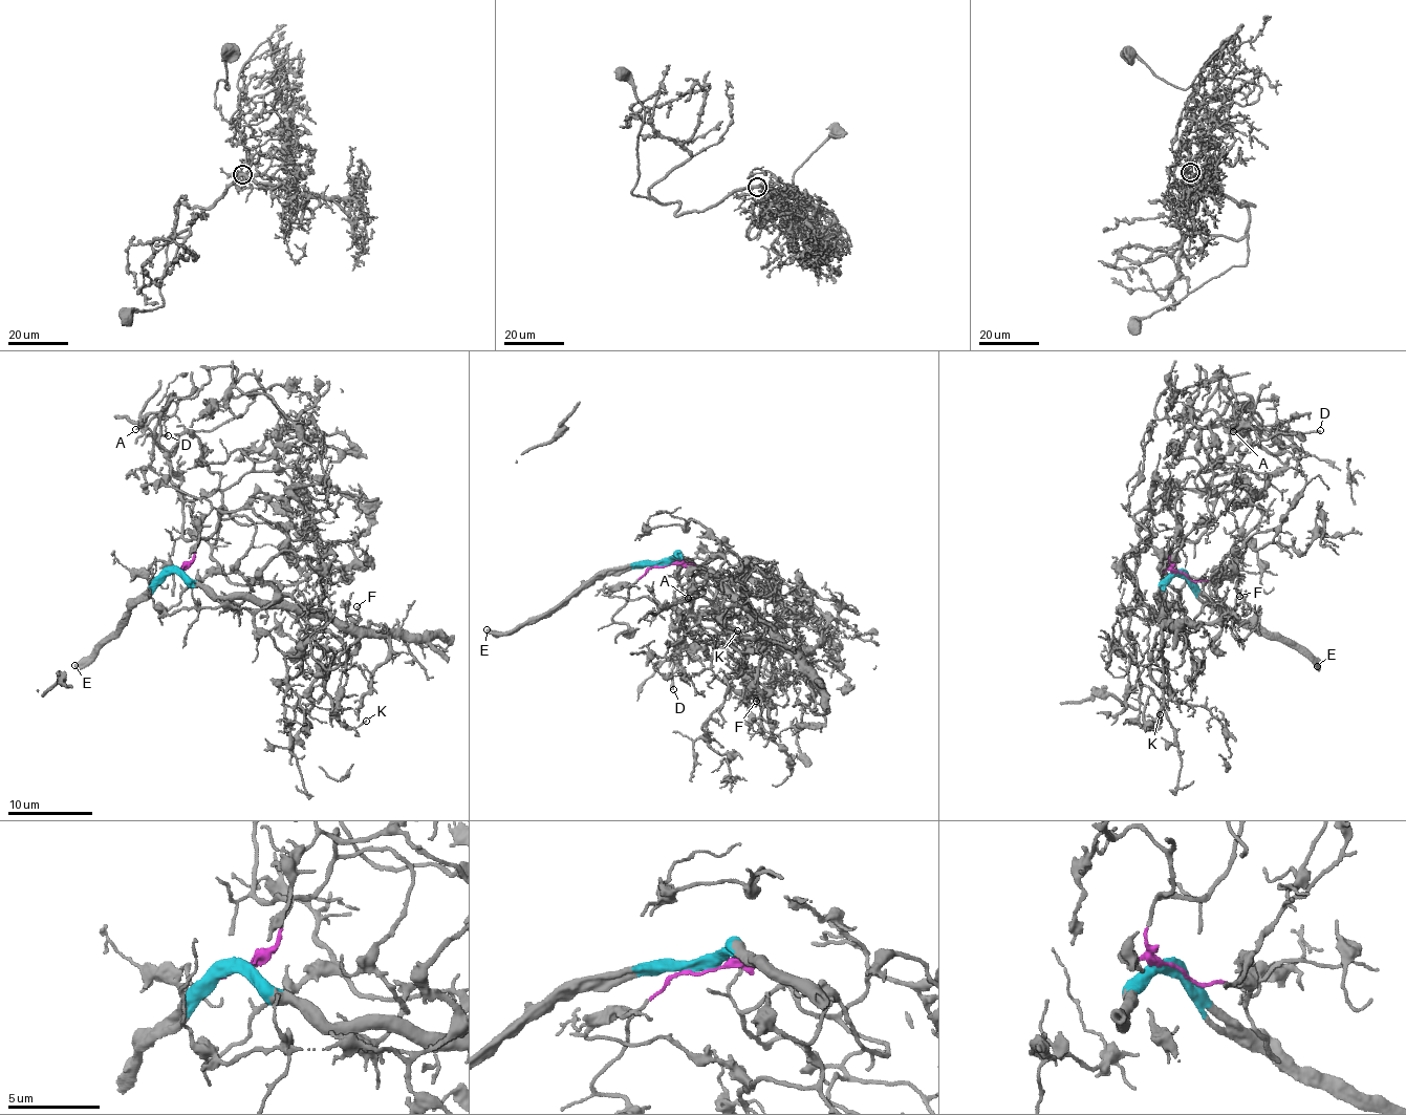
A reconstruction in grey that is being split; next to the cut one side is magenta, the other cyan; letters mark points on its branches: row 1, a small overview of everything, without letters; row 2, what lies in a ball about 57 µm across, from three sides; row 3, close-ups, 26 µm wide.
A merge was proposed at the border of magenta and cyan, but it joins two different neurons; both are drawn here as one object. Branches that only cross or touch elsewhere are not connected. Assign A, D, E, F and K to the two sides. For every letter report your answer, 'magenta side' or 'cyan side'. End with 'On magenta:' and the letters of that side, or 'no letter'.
A: magenta side
D: magenta side
E: cyan side
F: cyan side
K: cyan side
On magenta: A, D

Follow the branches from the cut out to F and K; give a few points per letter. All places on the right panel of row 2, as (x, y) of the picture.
F: (1183, 574), (1160, 585), (1159, 597), (1152, 596), (1161, 600), (1169, 625), (1215, 624), (1234, 612), (1239, 595)
K: (1183, 574), (1152, 596), (1162, 614), (1151, 680), (1162, 694), (1161, 721), (1160, 713)

